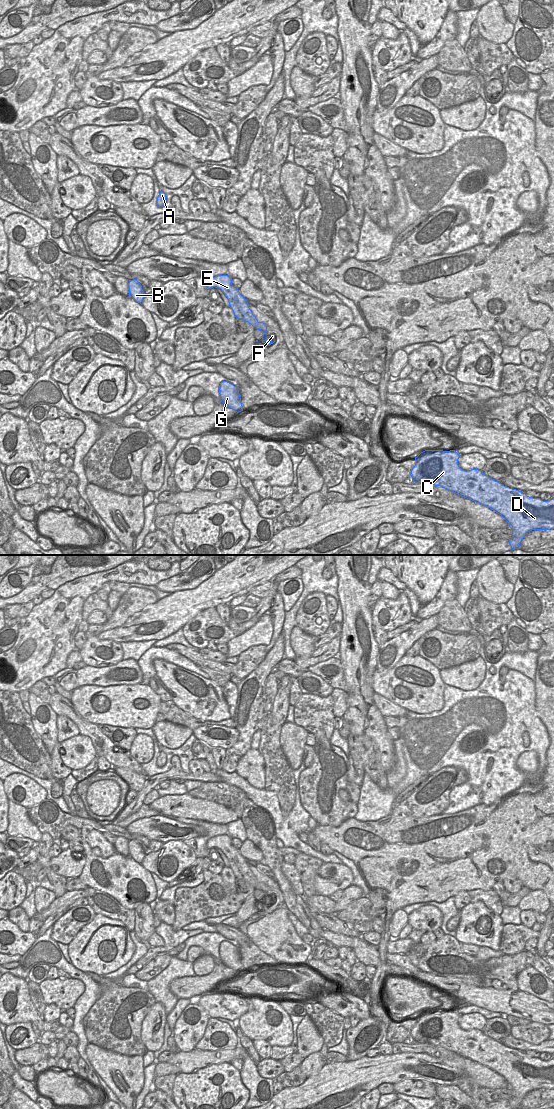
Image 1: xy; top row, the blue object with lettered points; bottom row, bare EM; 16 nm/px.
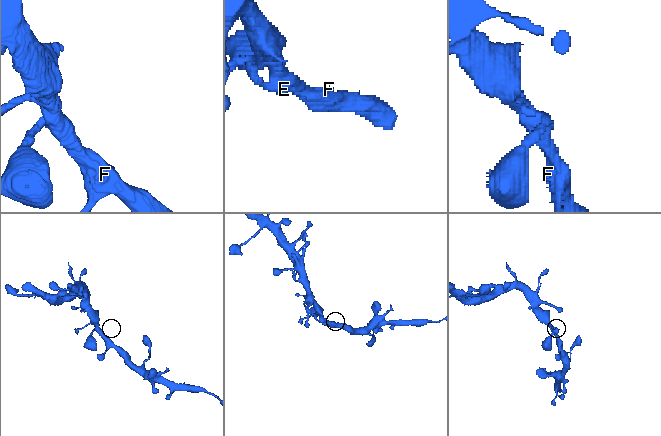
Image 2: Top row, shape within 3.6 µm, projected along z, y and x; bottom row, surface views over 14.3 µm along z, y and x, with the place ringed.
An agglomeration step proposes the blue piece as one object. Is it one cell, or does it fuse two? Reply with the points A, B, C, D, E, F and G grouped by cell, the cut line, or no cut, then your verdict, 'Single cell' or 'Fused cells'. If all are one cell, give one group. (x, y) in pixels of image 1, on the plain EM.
Groups: A B C D E F G. No split. Single cell

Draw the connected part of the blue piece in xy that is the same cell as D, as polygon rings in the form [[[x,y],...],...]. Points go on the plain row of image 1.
[[[425,1010],[421,1012],[415,1017],[416,1024],[411,1030],[412,1042],[441,1046],[501,1075],[512,1089],[512,1098],[509,1100],[512,1109],[519,1109],[524,1096],[532,1090],[554,1089],[553,1057],[548,1061],[529,1057],[525,1052],[504,1046],[488,1037],[482,1030],[462,1030],[458,1025],[459,1017],[460,1015],[455,1010]]]

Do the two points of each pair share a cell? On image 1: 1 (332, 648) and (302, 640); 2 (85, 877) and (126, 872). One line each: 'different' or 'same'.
1: different
2: same

